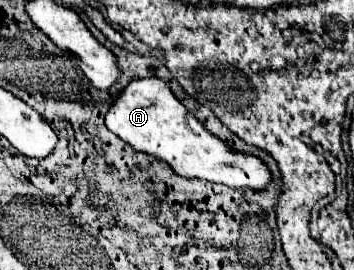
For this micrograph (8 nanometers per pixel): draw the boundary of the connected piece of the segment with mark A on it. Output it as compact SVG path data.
M158 77L132 79L110 105L106 113L106 127L136 151L160 159L162 163L170 165L176 175L186 179L204 179L250 189L260 189L270 181L270 171L258 157L236 153L218 137L208 133Z

